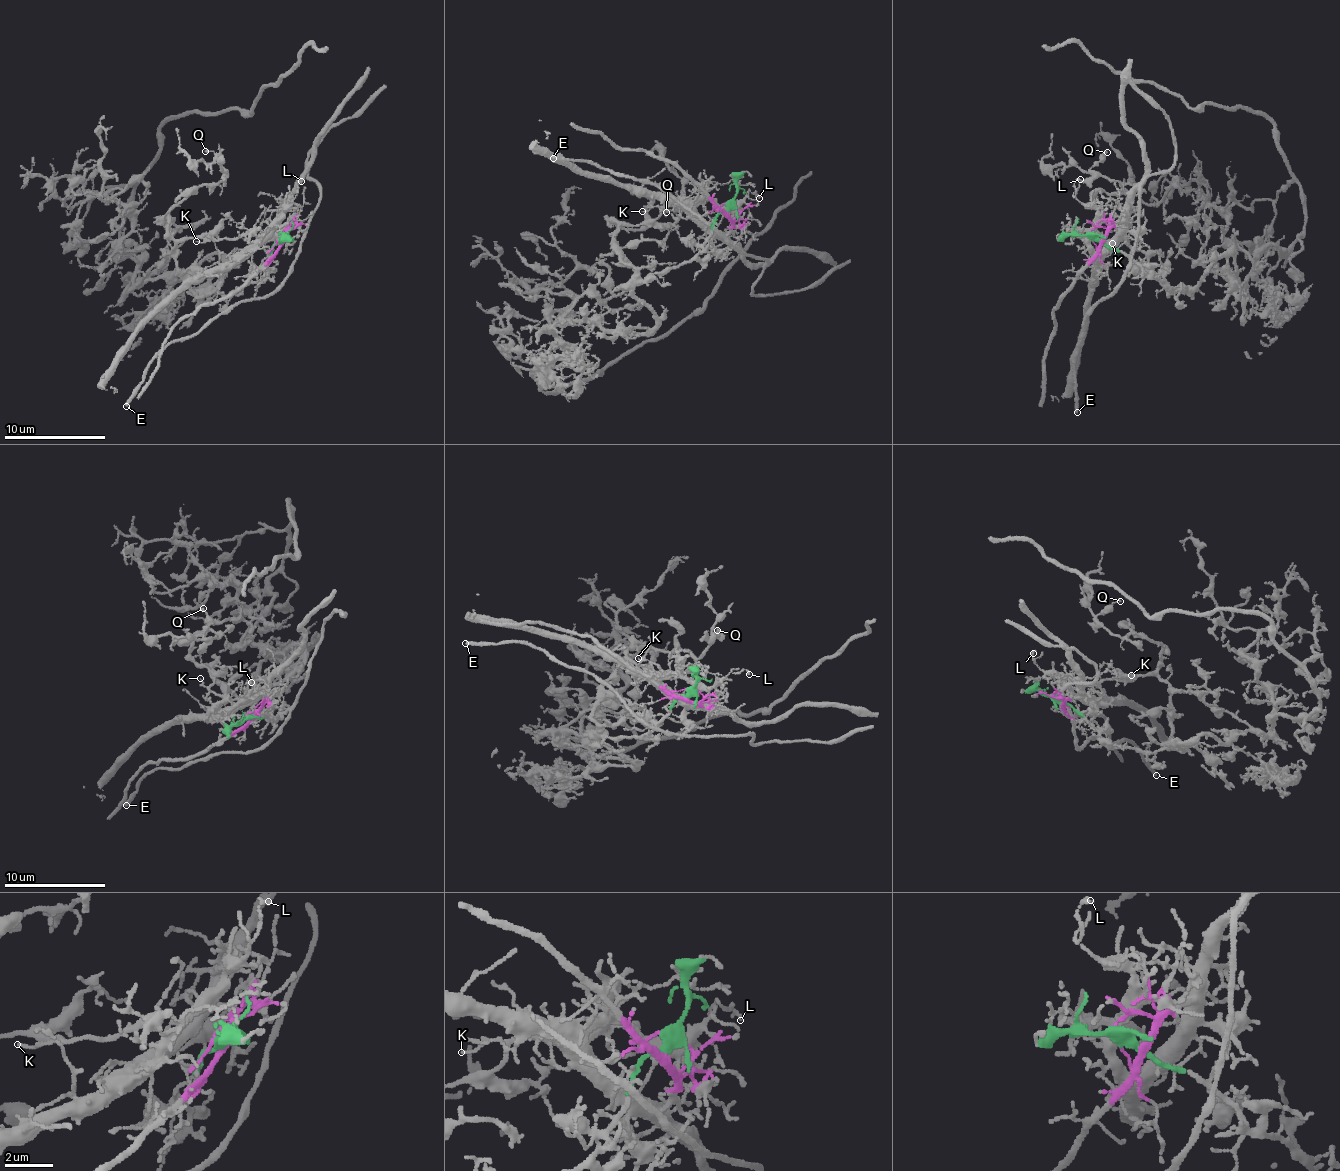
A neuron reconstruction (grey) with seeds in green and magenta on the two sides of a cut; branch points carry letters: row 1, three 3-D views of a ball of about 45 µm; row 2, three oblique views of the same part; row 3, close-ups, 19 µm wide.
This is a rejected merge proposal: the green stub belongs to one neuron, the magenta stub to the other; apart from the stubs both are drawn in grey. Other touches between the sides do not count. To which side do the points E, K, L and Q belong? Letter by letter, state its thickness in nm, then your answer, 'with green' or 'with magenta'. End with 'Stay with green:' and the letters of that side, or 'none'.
E: calibre 240 nm; with magenta
K: calibre 90 nm; with green
L: calibre 130 nm; with magenta
Q: calibre 140 nm; with green
Stay with green: K, Q

